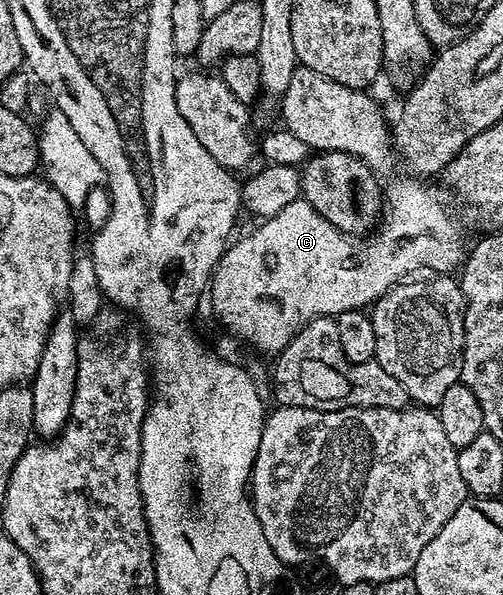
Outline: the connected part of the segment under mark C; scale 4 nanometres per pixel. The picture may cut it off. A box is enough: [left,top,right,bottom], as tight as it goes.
[209,175,465,355]

